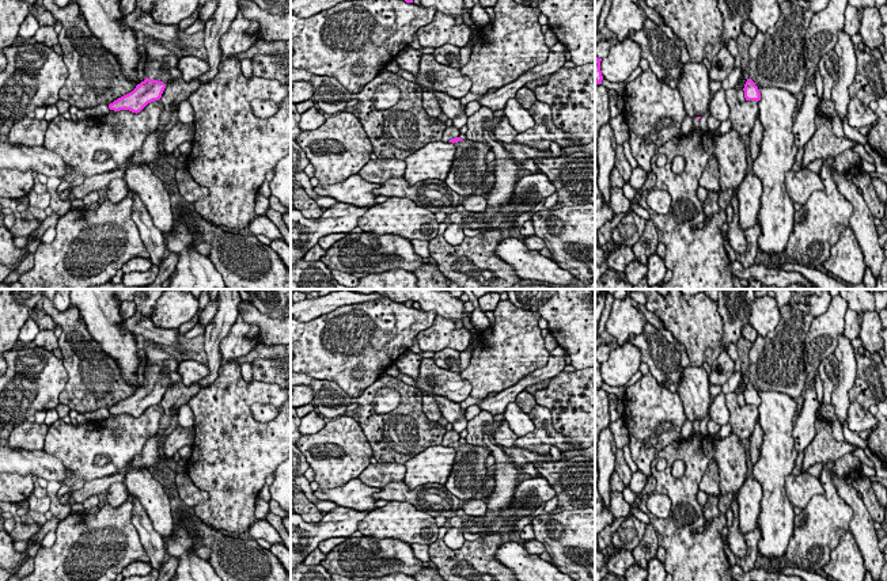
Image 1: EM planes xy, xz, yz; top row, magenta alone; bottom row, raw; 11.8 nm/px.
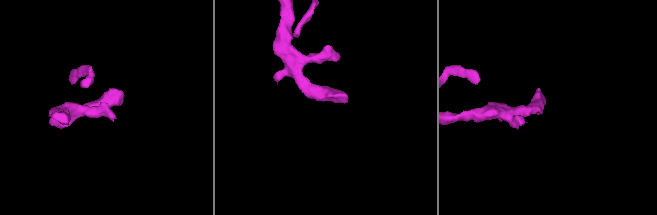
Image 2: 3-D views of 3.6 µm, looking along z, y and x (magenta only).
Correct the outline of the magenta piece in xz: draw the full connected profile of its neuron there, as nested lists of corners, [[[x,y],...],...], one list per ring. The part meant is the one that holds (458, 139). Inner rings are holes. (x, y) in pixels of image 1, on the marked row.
[[[451,138],[455,145],[454,162],[446,178],[446,185],[462,198],[470,197],[484,185],[488,175],[486,153],[489,145],[482,141]]]

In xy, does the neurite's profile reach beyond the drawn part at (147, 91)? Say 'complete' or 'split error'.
split error

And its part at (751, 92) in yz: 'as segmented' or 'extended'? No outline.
extended

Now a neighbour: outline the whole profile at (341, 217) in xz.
[[[336,202],[318,220],[306,219],[299,210],[291,210],[291,265],[295,265],[318,244],[318,240],[331,233],[350,233],[359,219],[369,206],[355,206]]]

